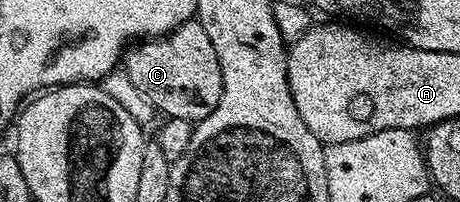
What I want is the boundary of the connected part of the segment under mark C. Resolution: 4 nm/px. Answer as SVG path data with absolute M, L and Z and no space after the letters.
M195 19L179 24L163 38L144 38L133 43L122 57L122 71L143 96L150 98L153 109L164 112L165 117L199 122L214 114L222 98L222 66L218 54L214 54L214 42Z

